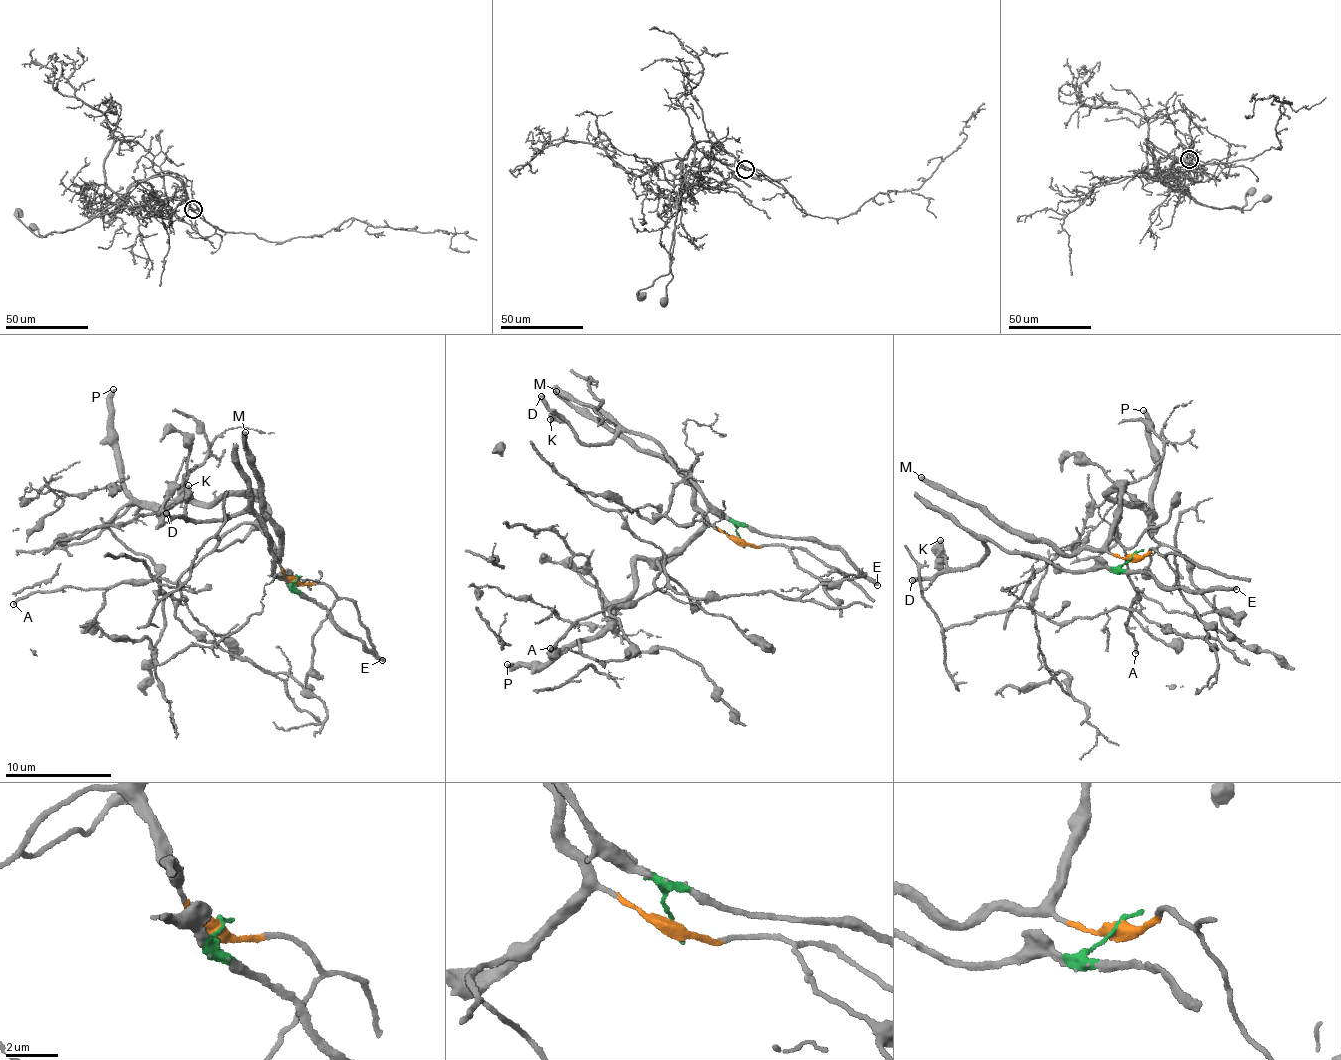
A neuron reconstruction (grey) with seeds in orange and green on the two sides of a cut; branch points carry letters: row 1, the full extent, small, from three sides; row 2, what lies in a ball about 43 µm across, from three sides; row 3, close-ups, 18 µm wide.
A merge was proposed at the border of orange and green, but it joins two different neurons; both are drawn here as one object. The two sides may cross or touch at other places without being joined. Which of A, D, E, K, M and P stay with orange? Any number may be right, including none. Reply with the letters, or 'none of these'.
A, M, P

